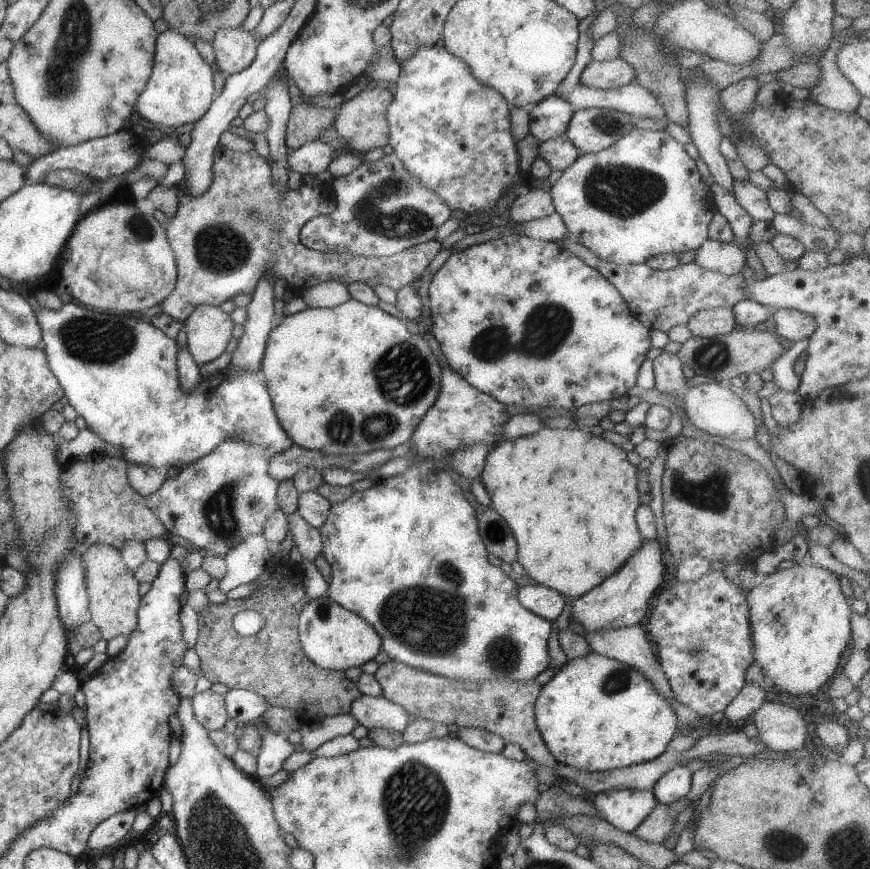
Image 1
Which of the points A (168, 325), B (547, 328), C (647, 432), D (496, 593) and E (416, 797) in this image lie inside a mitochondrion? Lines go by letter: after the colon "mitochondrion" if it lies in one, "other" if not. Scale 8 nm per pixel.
A: other
B: mitochondrion
C: other
D: other
E: mitochondrion

